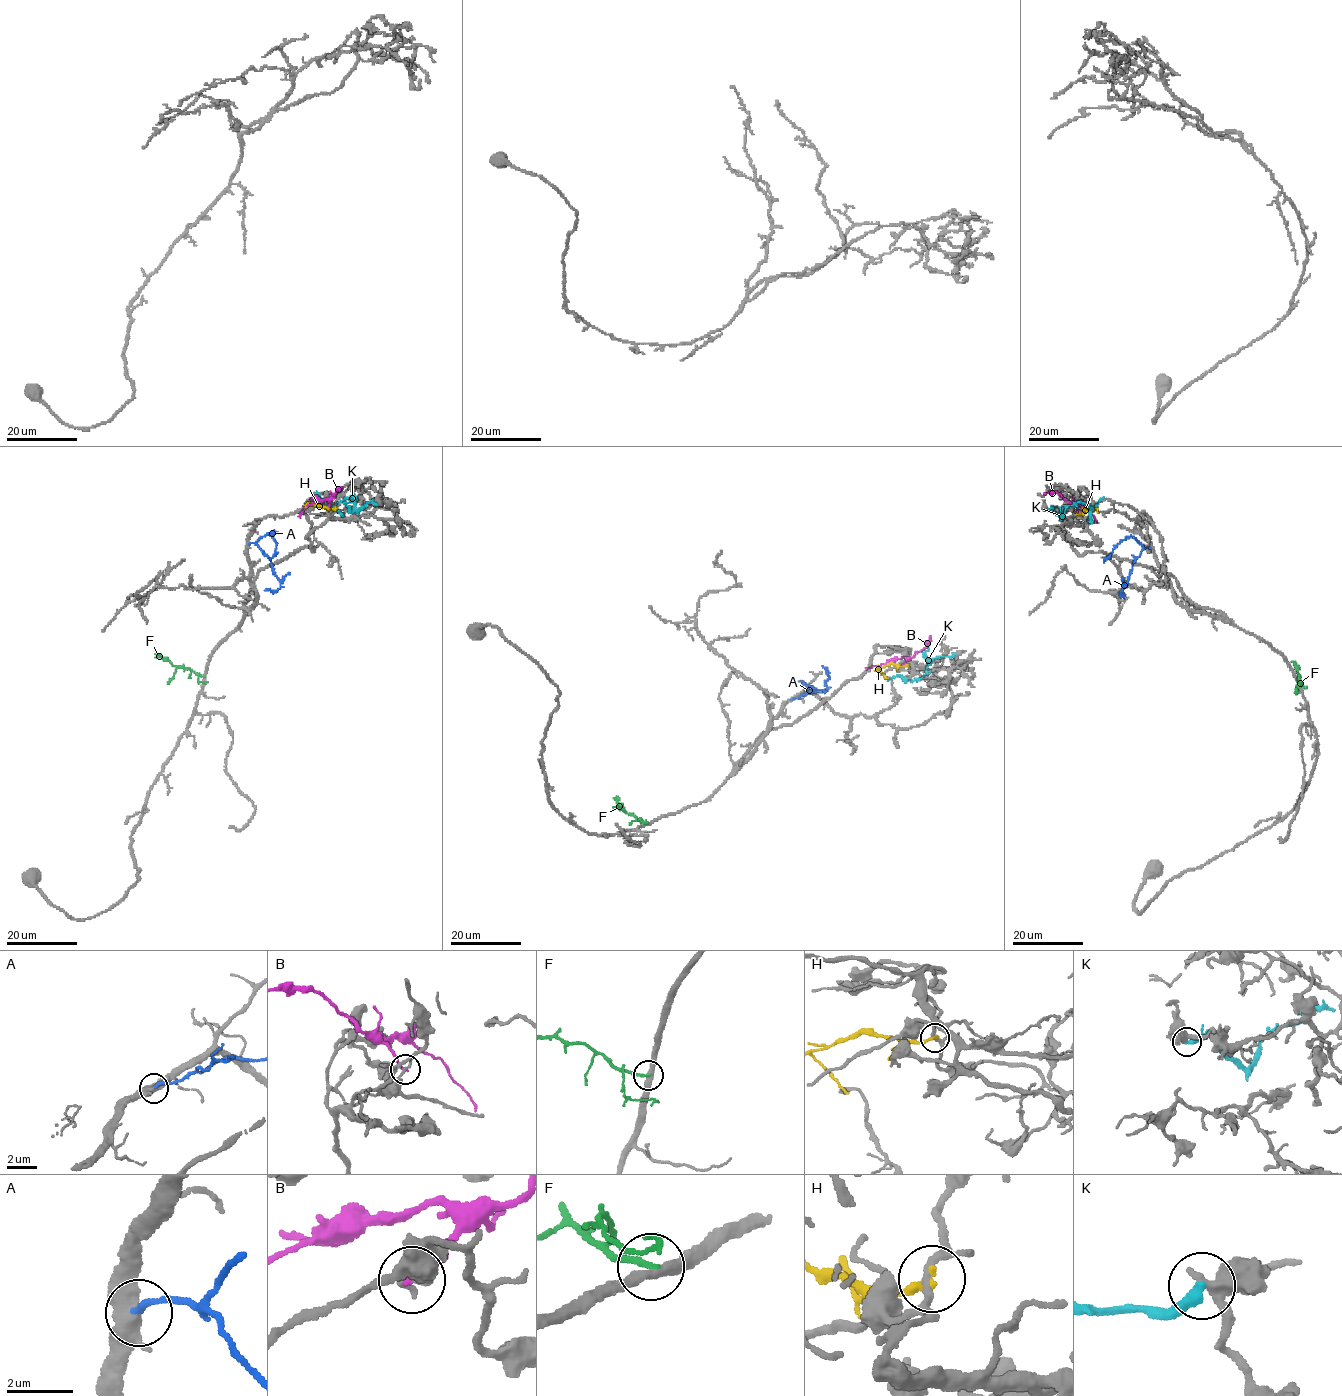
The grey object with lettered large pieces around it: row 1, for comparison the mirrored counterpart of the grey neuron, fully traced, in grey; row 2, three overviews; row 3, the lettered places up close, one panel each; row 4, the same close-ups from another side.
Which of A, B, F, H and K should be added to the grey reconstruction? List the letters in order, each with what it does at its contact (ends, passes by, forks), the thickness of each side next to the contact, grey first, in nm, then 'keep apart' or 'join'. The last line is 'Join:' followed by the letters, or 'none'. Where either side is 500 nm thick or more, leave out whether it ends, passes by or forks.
A: it ends; calibres 360 and 180 nm; join
B: it ends; calibres 220 and 180 nm; keep apart
F: it ends; calibres 320 and 190 nm; keep apart
H: it ends; calibres 180 and 240 nm; keep apart
K: it ends; calibres 380 and 340 nm; keep apart
Join: A

